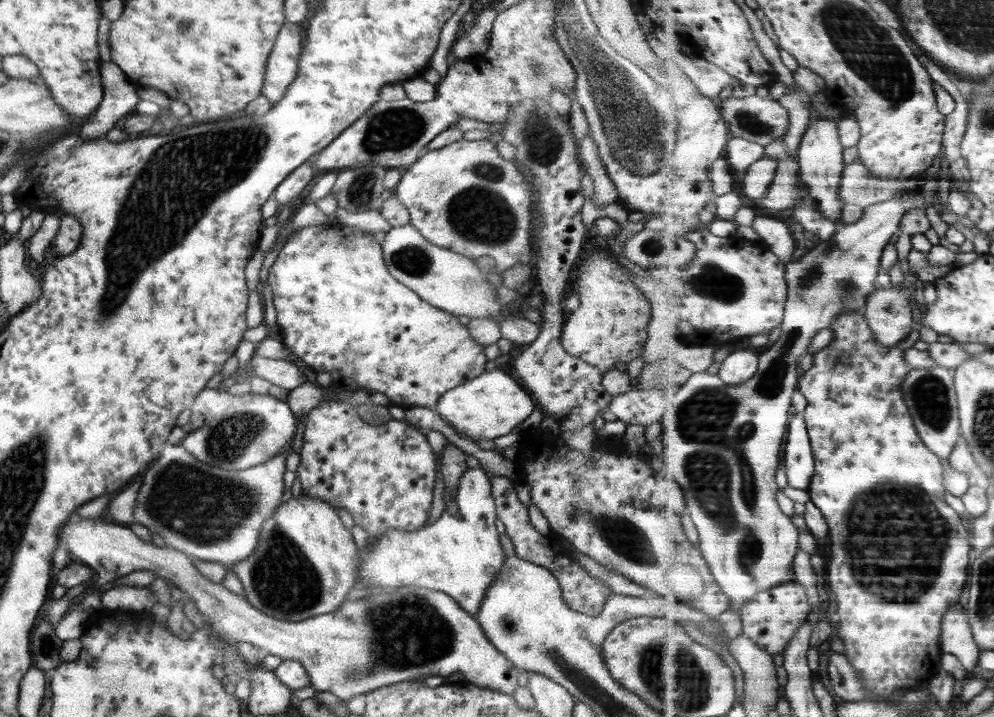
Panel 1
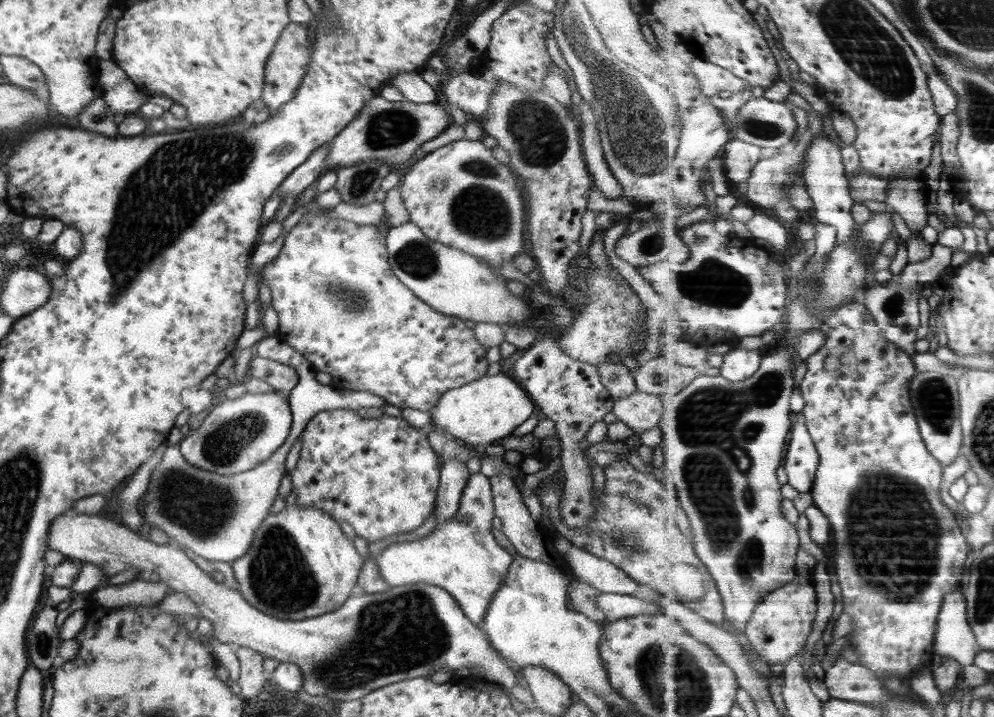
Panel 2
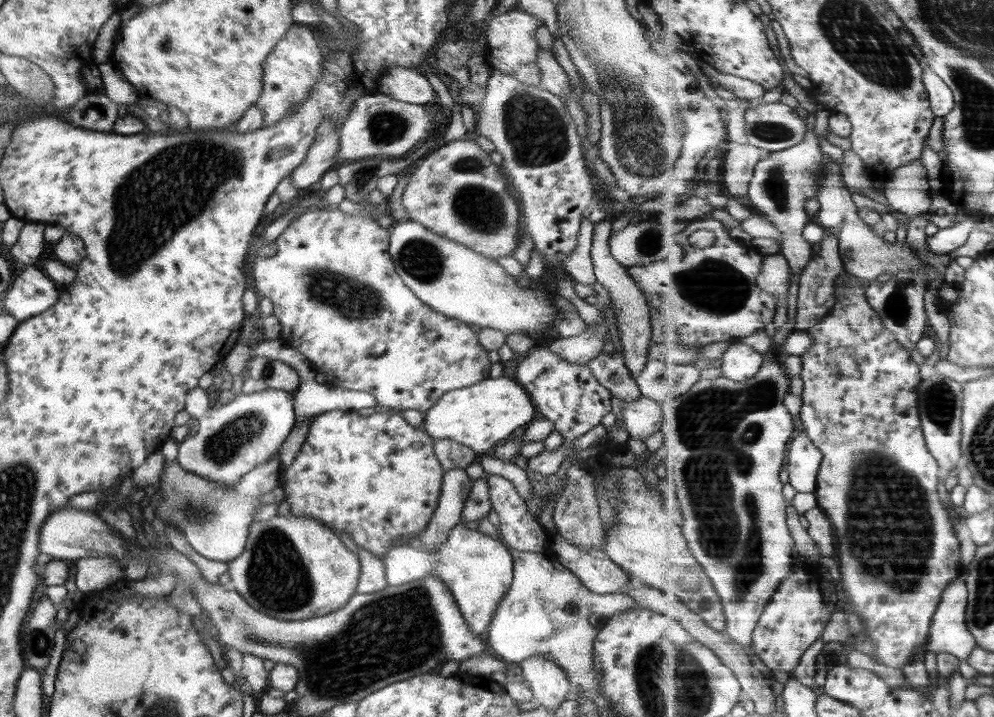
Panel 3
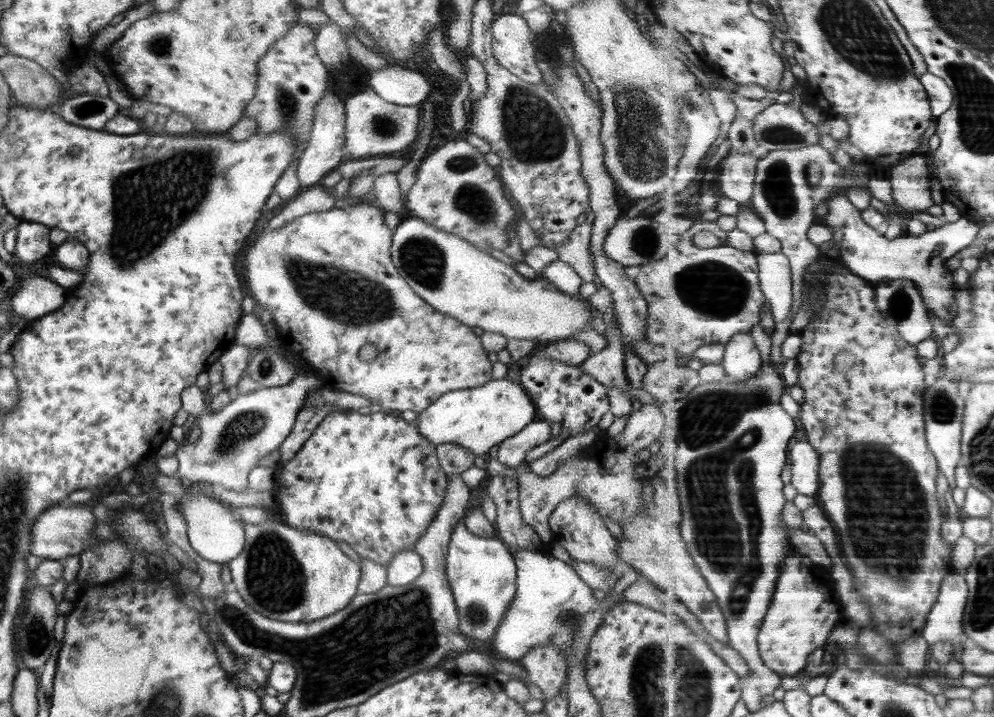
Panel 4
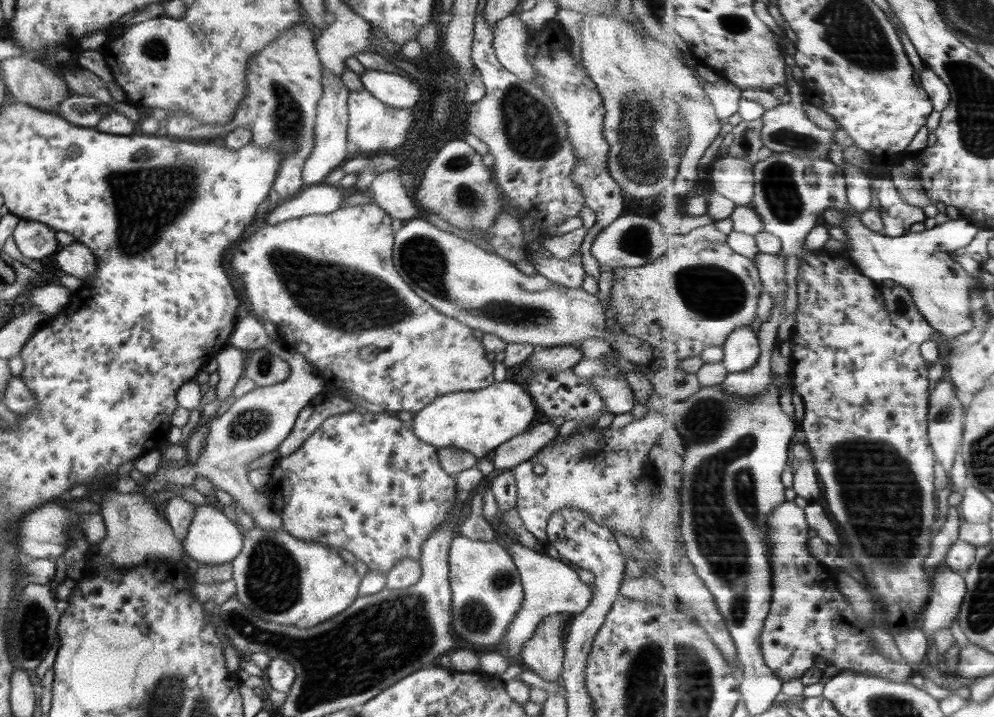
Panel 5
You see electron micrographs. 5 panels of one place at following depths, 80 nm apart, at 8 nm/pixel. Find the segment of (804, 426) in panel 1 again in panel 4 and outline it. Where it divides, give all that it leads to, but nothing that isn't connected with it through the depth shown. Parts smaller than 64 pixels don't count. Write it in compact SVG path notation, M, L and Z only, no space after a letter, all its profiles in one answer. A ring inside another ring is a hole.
M809 440L795 442L791 448L792 484L800 494L817 496L822 488L822 457Z

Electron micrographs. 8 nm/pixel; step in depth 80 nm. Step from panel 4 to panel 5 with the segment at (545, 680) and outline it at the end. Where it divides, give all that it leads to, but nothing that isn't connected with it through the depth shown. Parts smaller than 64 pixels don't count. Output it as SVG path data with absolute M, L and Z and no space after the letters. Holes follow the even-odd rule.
M549 614L538 625L536 634L522 644L523 665L540 678L557 683L562 676L565 658L563 632L562 617Z

